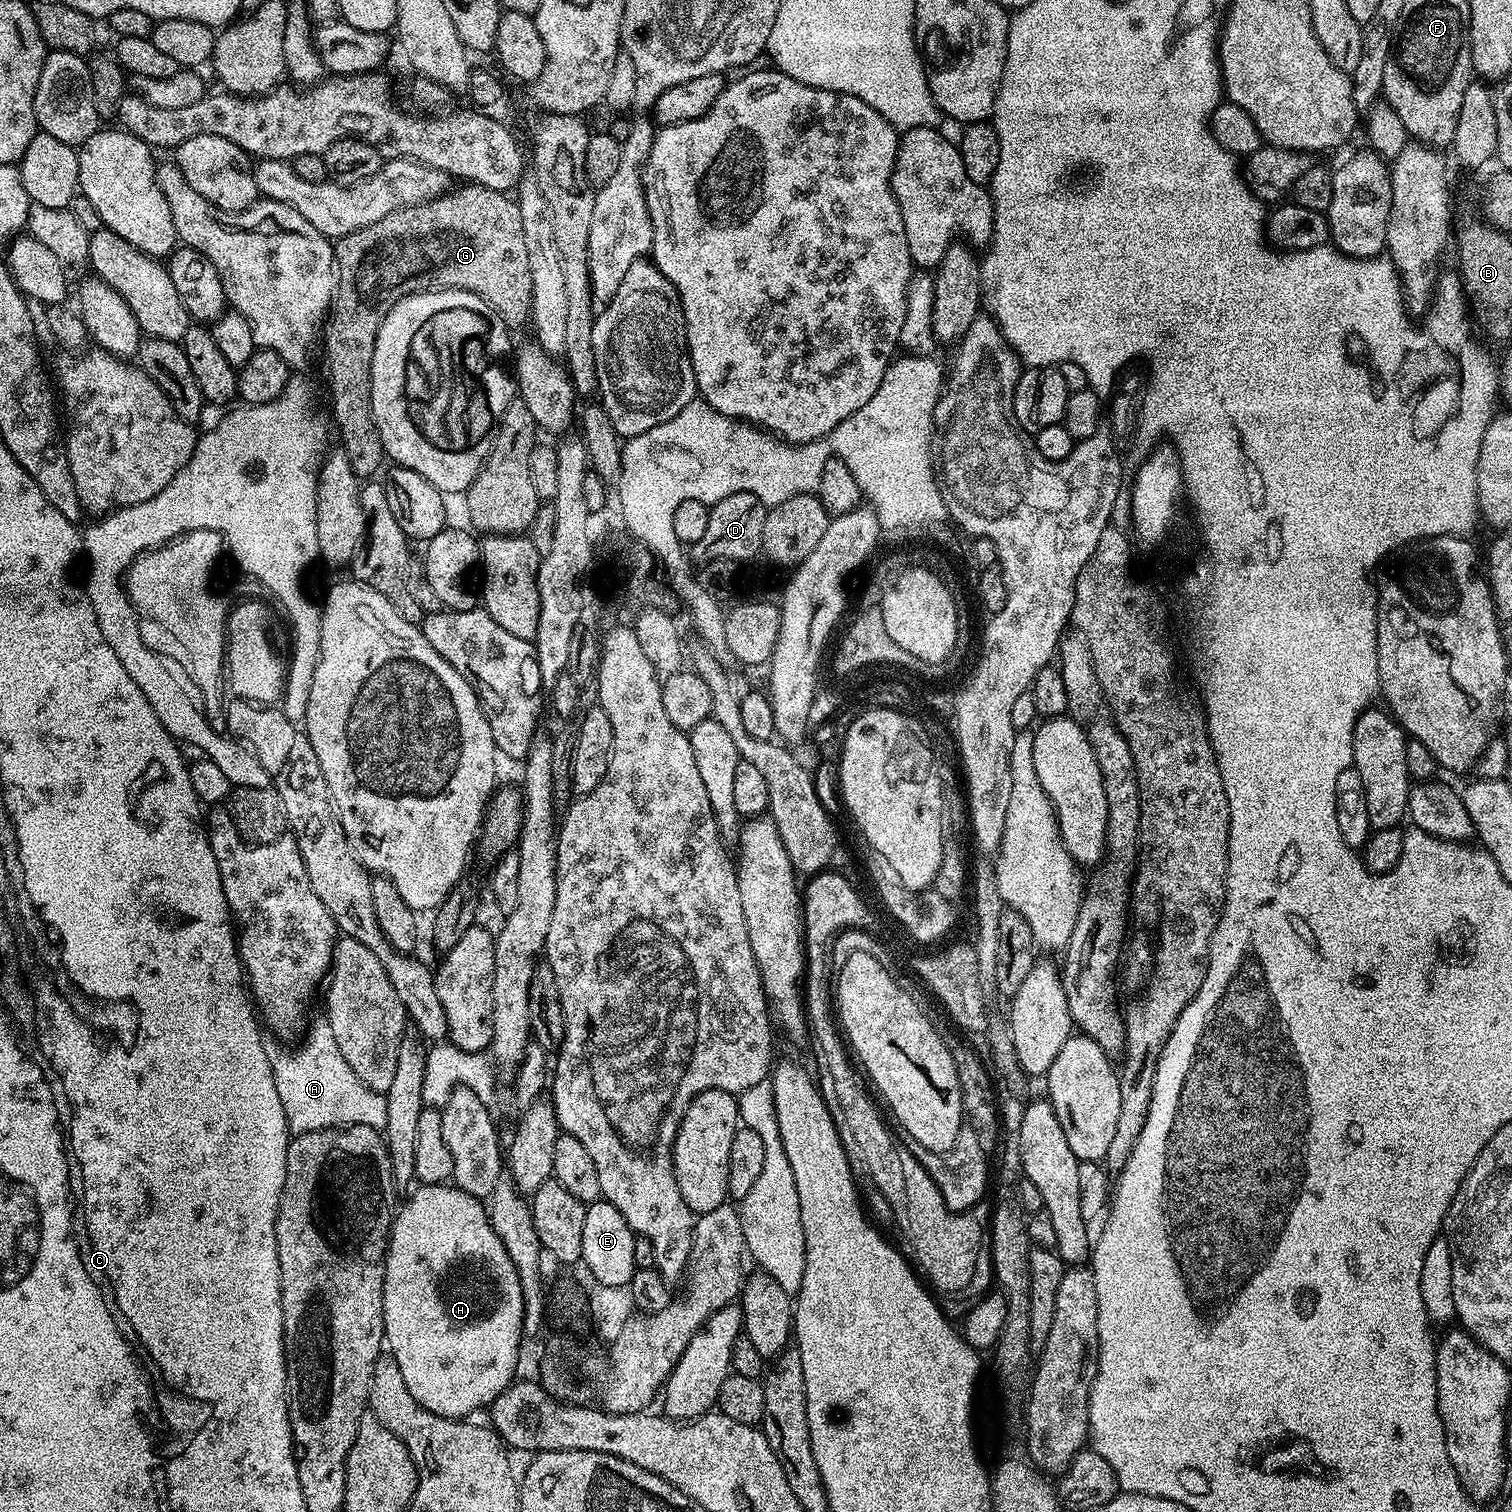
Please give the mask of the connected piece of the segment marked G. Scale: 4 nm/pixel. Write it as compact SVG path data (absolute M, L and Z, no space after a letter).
M475 182L465 183L463 186L453 187L451 190L445 192L443 195L435 196L432 199L424 200L418 204L406 205L404 208L398 208L393 210L392 213L387 214L384 218L378 220L378 222L374 222L373 225L367 225L365 228L360 228L358 230L354 230L353 233L348 233L345 236L337 239L334 244L334 267L336 269L336 291L332 298L332 306L330 309L330 315L327 317L326 326L328 324L328 329L323 329L322 332L322 340L324 336L324 352L328 355L328 372L332 375L332 380L336 383L336 424L340 427L340 440L342 443L343 451L347 452L348 460L352 464L352 469L356 471L357 476L361 478L372 478L376 471L379 473L381 471L380 463L385 463L386 457L384 455L384 447L382 446L382 442L380 441L380 435L376 432L376 425L372 422L372 403L370 402L370 366L372 365L372 359L374 358L374 342L376 341L376 335L378 334L378 330L382 326L382 322L386 318L386 314L398 303L398 301L403 296L413 296L415 292L431 292L438 288L457 288L458 290L466 290L467 292L473 292L474 294L478 294L486 303L489 304L491 308L497 314L504 319L505 325L509 329L515 330L519 324L527 325L530 320L530 313L532 311L532 283L530 282L530 261L528 256L526 255L526 233L522 231L522 214L518 214L518 206L516 205L515 199L508 192L499 192L498 190L490 190L486 186L482 186L481 184Z

